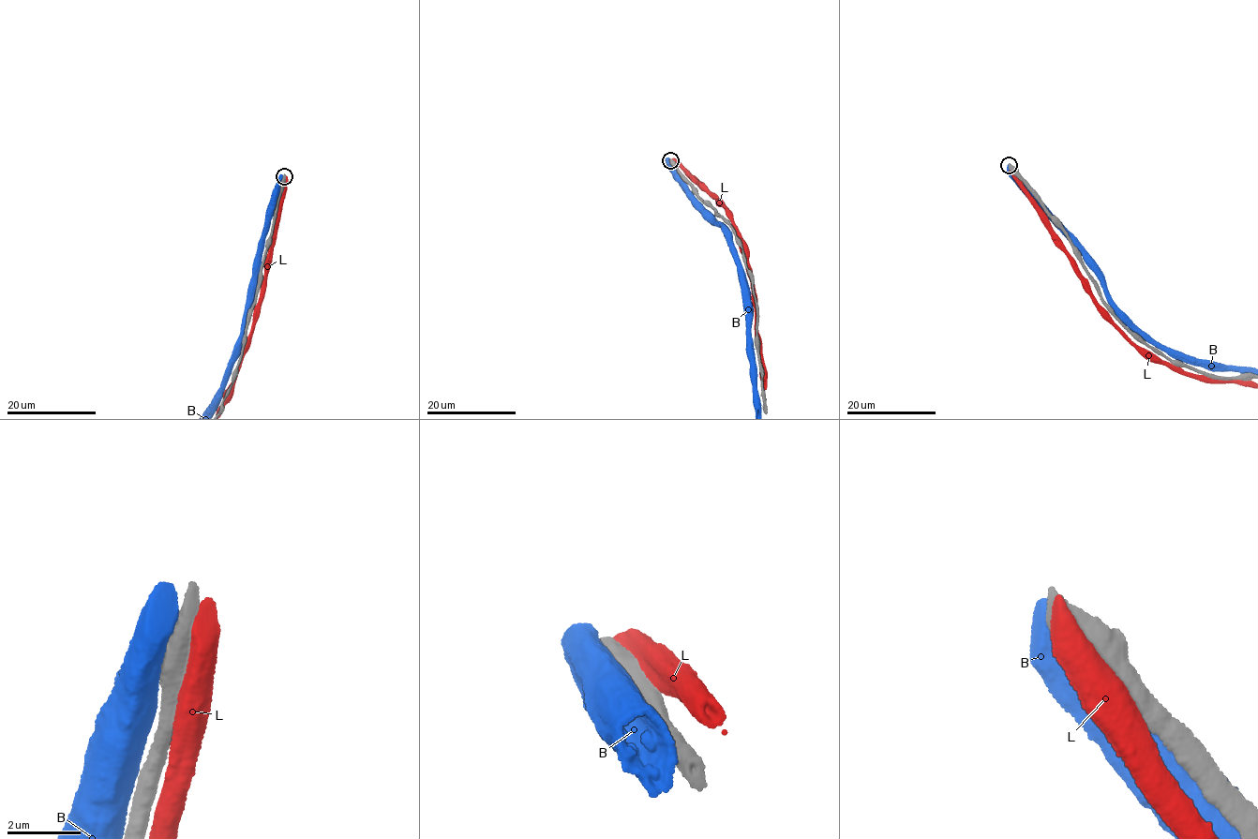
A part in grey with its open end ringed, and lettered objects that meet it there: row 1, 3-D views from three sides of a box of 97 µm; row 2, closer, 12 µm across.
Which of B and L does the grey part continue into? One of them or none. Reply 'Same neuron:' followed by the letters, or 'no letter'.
Same neuron: no letter

